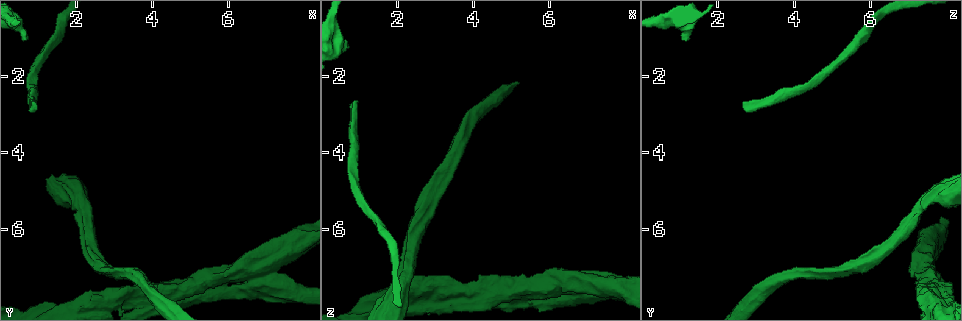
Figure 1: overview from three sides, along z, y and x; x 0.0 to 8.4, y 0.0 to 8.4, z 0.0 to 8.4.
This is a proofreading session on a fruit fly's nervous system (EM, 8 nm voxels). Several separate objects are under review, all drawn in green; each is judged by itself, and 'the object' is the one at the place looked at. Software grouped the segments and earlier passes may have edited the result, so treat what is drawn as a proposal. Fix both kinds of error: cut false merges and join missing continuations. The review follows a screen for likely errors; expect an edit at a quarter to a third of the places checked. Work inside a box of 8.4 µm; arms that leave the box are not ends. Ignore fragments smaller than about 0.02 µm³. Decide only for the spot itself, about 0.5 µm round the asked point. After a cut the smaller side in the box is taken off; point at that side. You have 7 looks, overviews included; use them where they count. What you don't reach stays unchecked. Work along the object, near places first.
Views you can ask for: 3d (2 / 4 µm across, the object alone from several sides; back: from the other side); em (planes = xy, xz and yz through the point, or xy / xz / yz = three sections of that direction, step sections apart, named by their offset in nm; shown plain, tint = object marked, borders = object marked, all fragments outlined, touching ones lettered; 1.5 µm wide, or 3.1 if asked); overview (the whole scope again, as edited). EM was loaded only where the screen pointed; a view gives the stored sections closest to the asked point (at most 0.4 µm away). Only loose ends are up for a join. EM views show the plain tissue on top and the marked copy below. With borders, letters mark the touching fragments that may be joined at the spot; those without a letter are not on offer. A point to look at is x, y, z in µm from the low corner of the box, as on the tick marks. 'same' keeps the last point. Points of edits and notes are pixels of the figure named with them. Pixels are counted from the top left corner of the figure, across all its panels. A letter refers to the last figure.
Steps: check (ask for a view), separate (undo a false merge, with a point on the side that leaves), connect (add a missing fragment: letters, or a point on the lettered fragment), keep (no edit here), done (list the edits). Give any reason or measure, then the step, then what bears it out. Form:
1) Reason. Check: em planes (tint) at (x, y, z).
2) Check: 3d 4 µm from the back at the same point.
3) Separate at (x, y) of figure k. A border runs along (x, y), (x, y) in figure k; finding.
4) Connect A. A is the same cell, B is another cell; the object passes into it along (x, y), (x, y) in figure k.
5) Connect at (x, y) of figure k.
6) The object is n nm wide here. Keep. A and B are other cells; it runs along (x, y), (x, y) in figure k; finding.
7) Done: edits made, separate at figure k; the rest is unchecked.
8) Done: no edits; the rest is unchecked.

Branch stops here. Check: em planes (borders) at (0.90, 2.85, 2.70).

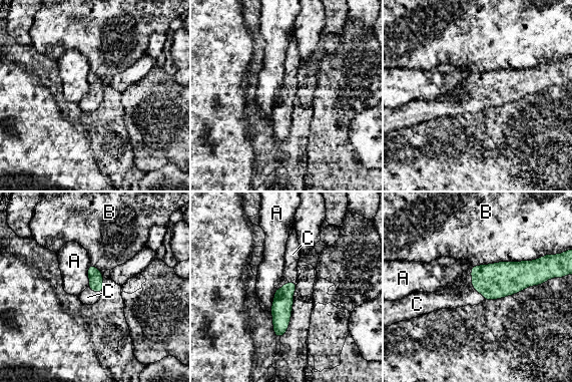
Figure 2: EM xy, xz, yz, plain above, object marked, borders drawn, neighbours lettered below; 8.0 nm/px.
Connect C. C is the same cell, A and B are other cells; the object passes into it along (495, 281), (472, 285), (453, 297) in figure 2; it goes on there.

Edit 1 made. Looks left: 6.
Free end. Check: em xy step 8 (tint) at (0.65, 1.10, 1.20).

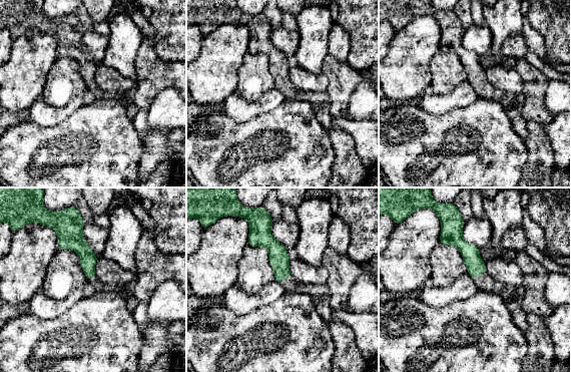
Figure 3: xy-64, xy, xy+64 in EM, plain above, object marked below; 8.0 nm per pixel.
Check: em planes (borders) at the same point.

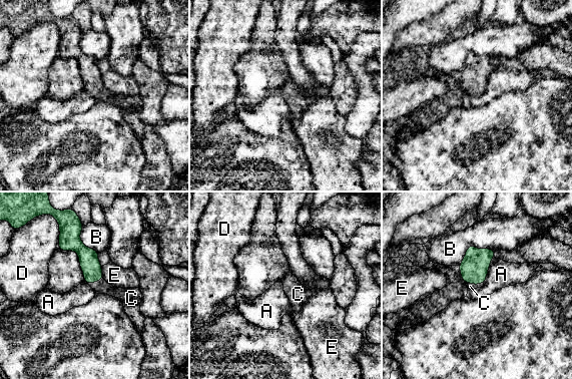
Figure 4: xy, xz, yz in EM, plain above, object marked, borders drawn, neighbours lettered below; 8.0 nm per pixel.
The object is 150 nm wide here. Connect C. C is the same cell, A, B, D and E are other cells; the object passes into it along (474, 268), (475, 285), (470, 286) in figure 4; the cell continues.

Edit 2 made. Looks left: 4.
Done: edits made, connect at figure 2, connect at figure 4; the rest is unchecked.

